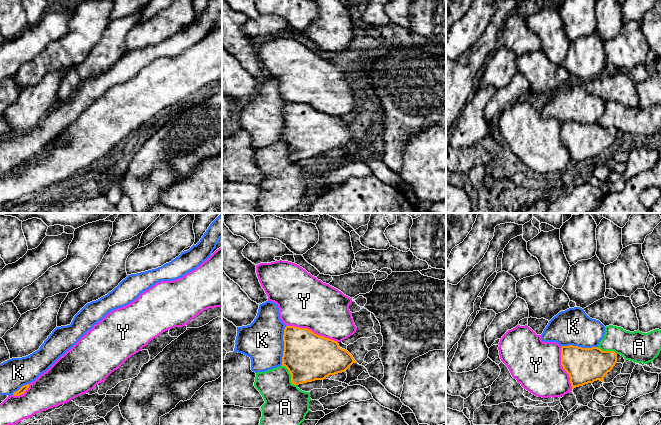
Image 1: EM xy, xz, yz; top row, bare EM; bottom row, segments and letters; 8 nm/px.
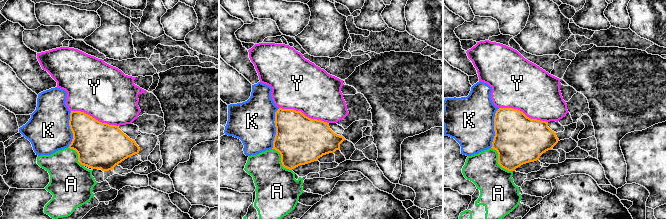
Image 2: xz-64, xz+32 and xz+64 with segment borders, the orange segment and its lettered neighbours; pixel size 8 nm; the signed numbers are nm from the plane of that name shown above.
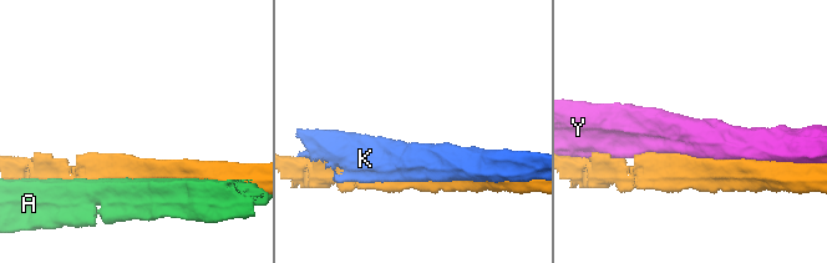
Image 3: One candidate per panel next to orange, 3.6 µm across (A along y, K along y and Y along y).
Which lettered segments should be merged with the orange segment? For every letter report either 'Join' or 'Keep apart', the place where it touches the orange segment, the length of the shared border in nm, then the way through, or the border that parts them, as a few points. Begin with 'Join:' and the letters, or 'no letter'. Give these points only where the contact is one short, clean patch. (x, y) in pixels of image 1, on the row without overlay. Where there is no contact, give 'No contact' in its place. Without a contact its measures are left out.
Join: no letter
A: Keep apart. Touches orange at xz (291, 151). Shared border 220 nm
K: Keep apart. Touches orange at xz (284, 121). Shared border 320 nm
Y: Keep apart. Touches orange at xz (311, 107). Shared border 440 nm

